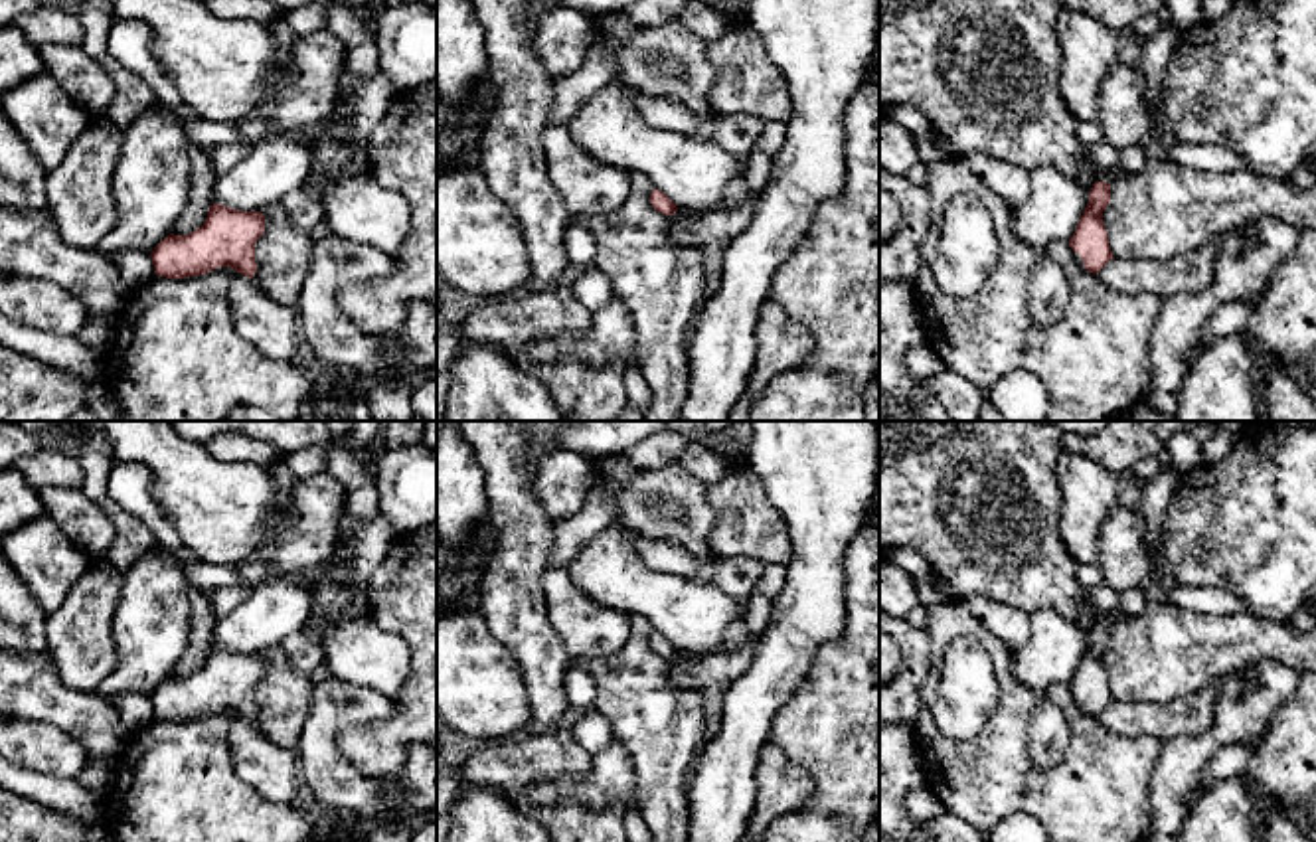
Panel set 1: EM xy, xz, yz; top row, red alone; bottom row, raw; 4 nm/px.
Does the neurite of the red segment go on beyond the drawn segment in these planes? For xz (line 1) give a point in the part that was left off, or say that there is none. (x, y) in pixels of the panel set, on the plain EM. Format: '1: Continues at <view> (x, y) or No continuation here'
1: No continuation here

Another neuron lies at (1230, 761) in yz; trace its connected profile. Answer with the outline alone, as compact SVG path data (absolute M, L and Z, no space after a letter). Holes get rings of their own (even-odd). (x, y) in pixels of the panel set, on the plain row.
M1251 739L1243 743L1223 745L1201 767L1197 775L1197 783L1209 789L1211 785L1221 781L1227 781L1233 777L1245 777L1259 741L1261 739Z

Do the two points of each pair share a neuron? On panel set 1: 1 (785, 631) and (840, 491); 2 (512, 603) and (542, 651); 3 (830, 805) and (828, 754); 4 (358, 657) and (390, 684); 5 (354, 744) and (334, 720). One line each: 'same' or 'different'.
1: same
2: same
3: same
4: same
5: different

